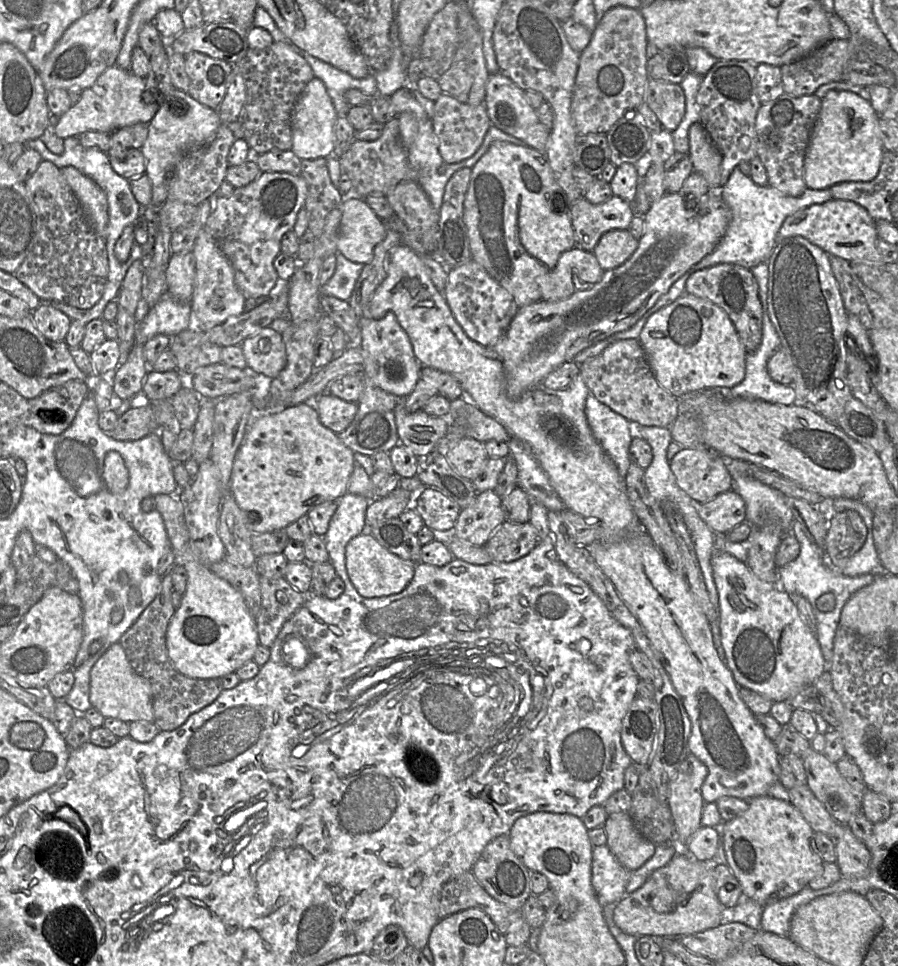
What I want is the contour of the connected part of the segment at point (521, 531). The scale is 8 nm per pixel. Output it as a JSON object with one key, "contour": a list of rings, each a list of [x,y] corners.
{"contour":[[[504,521],[484,545],[492,562],[511,562],[527,555],[539,542],[534,526],[528,521]]]}

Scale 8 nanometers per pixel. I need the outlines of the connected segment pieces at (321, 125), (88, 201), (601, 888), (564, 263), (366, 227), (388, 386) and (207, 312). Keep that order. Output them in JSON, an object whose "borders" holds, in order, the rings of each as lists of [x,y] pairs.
{"borders":[[[[313,78],[303,89],[292,109],[292,148],[301,160],[327,158],[335,148],[337,114],[324,83]]],[[[72,166],[60,169],[79,200],[90,227],[106,241],[108,201],[98,184]]],[[[673,841],[657,844],[654,855],[640,868],[630,872],[618,862],[606,844],[593,846],[591,884],[600,905],[617,903],[625,894],[630,894],[640,888],[655,870],[667,865],[679,851],[679,845]]],[[[574,247],[562,253],[556,266],[549,273],[540,277],[541,300],[549,302],[560,301],[576,292],[588,290],[600,281],[603,273],[604,270],[592,252]]],[[[356,195],[344,198],[341,211],[337,251],[365,266],[372,261],[375,247],[385,238],[386,224]]],[[[388,312],[379,320],[361,318],[361,350],[365,361],[363,376],[382,390],[398,399],[405,399],[420,378],[421,365],[416,359],[407,333],[399,324],[395,314]]],[[[205,228],[199,233],[194,243],[193,255],[195,257],[195,283],[190,304],[195,326],[208,330],[223,324],[229,318],[242,315],[245,312],[247,299],[236,286],[234,269],[230,261]]]]}

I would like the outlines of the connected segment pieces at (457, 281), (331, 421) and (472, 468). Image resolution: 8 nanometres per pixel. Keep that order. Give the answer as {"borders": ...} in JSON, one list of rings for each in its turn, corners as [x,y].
{"borders":[[[[474,260],[449,270],[444,296],[465,334],[484,347],[494,346],[519,309],[513,296]]],[[[328,392],[319,396],[313,403],[321,423],[336,434],[349,427],[358,410],[357,403],[347,402]]],[[[465,436],[450,448],[447,458],[460,476],[473,481],[480,475],[489,456],[483,442]]]]}

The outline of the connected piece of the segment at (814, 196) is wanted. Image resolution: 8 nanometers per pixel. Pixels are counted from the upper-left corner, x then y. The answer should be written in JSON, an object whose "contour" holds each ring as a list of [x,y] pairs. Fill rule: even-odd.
{"contour":[[[739,167],[731,172],[727,183],[717,192],[728,207],[731,219],[726,233],[715,250],[704,257],[700,262],[680,277],[666,294],[662,295],[653,307],[651,307],[632,327],[603,339],[589,348],[580,352],[574,359],[578,365],[585,360],[599,355],[610,344],[626,339],[639,339],[640,333],[647,320],[661,308],[671,304],[685,293],[685,285],[689,277],[697,271],[718,265],[735,264],[741,267],[752,269],[758,264],[768,260],[778,241],[778,232],[784,220],[811,205],[822,204],[832,199],[829,189],[812,190],[806,189],[799,197],[784,195],[770,186],[756,185],[749,176],[745,176]]]}

